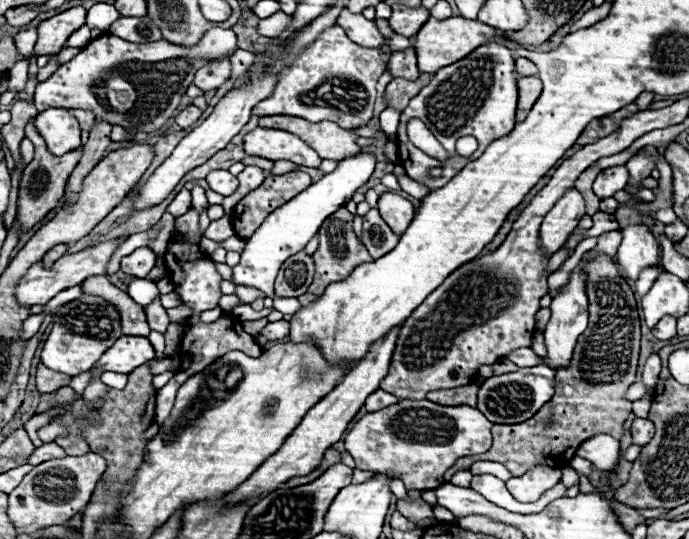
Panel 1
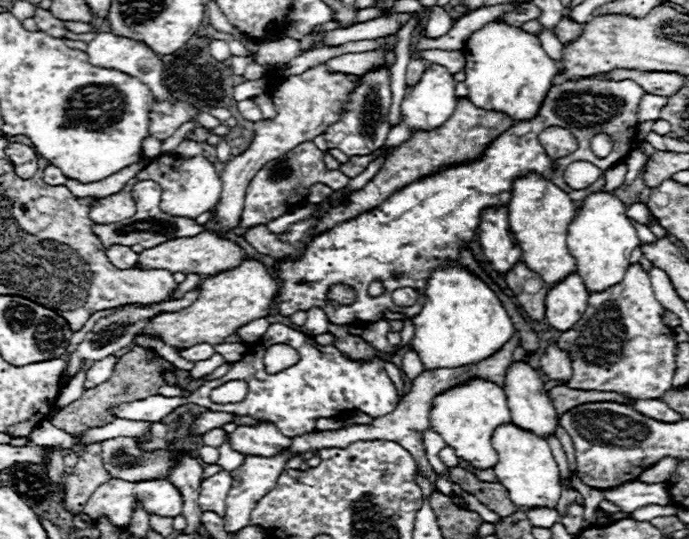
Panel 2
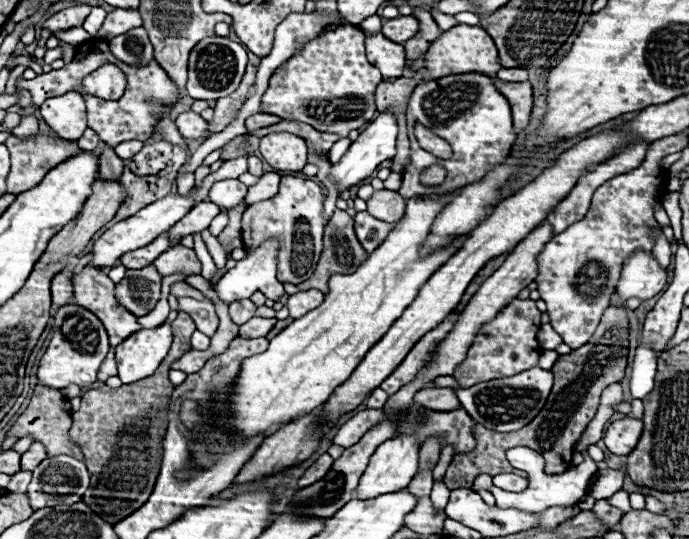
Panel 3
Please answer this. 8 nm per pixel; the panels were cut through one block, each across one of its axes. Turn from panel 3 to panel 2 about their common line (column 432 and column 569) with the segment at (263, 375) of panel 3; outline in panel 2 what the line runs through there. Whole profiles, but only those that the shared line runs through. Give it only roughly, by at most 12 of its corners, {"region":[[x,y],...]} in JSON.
{"region":[[536,172],[516,178],[510,230],[552,286],[576,272],[574,202]]}

